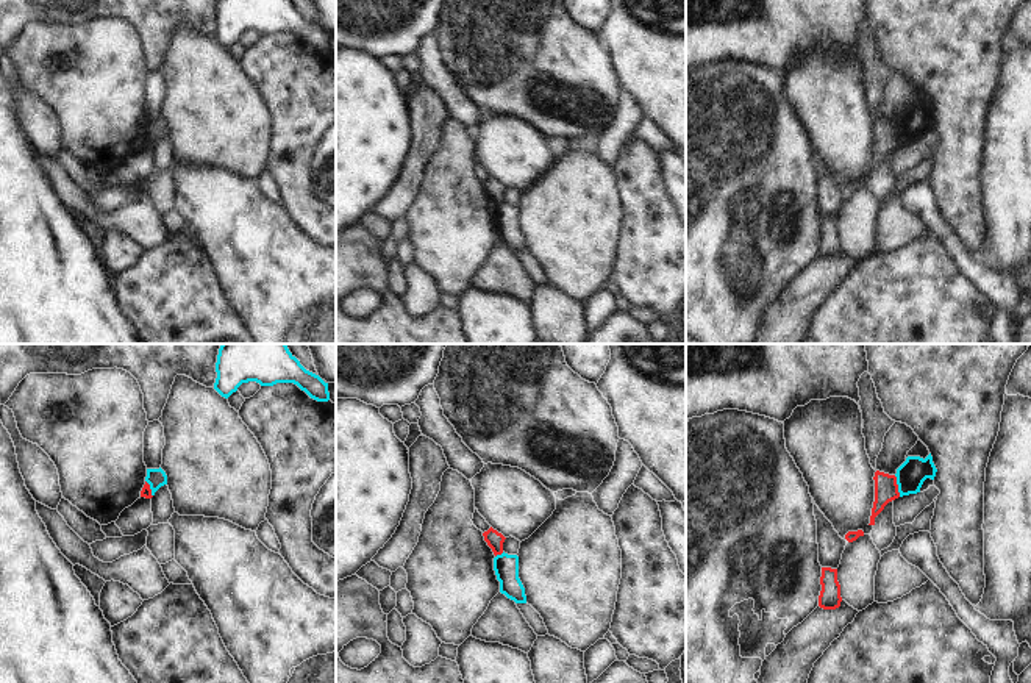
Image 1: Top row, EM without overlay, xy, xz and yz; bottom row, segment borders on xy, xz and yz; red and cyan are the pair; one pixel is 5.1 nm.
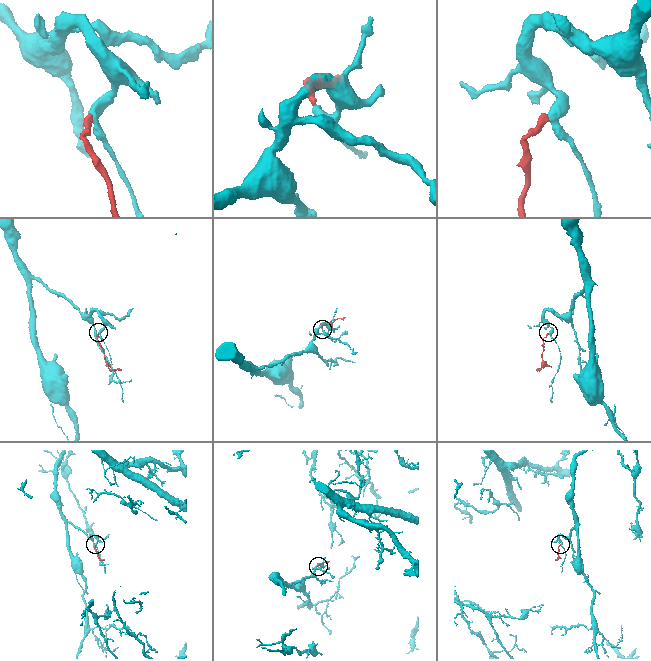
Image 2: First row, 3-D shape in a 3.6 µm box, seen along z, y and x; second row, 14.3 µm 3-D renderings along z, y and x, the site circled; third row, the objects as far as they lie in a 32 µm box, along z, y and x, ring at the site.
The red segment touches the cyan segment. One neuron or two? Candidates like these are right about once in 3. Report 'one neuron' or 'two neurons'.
two neurons

